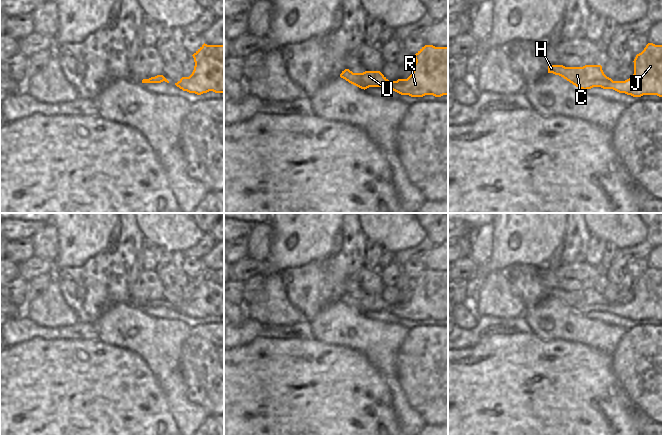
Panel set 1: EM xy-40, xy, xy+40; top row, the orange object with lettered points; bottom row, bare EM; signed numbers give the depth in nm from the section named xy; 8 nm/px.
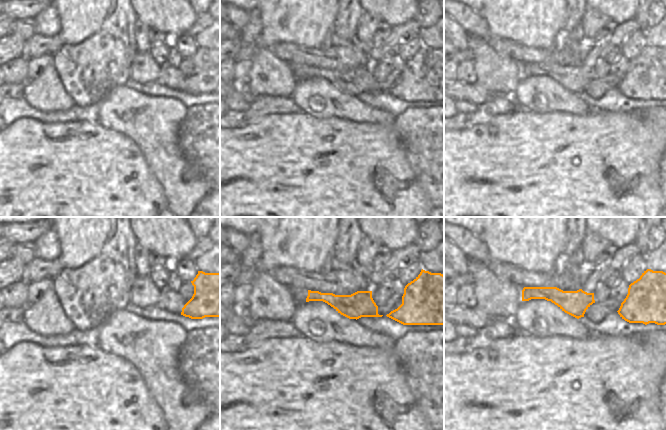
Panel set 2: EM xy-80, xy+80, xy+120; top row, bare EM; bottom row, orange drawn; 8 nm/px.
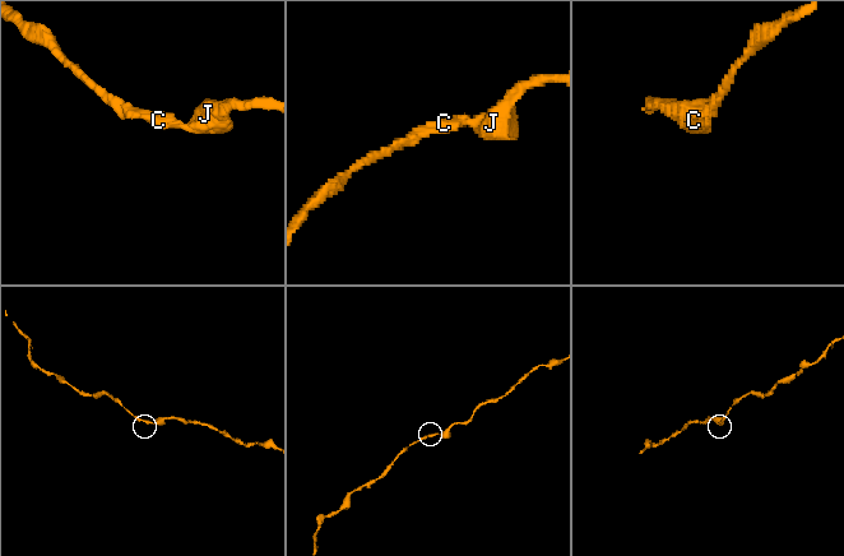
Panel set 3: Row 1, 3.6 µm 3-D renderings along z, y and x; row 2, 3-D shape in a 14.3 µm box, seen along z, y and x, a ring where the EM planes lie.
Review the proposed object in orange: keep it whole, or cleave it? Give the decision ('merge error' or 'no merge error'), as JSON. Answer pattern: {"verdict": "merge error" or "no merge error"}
{"verdict": "no merge error"}

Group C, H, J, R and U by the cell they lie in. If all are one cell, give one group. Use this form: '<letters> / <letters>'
C H J R U

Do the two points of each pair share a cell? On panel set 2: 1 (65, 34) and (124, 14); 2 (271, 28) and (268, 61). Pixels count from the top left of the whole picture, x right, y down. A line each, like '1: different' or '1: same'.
1: different
2: different

